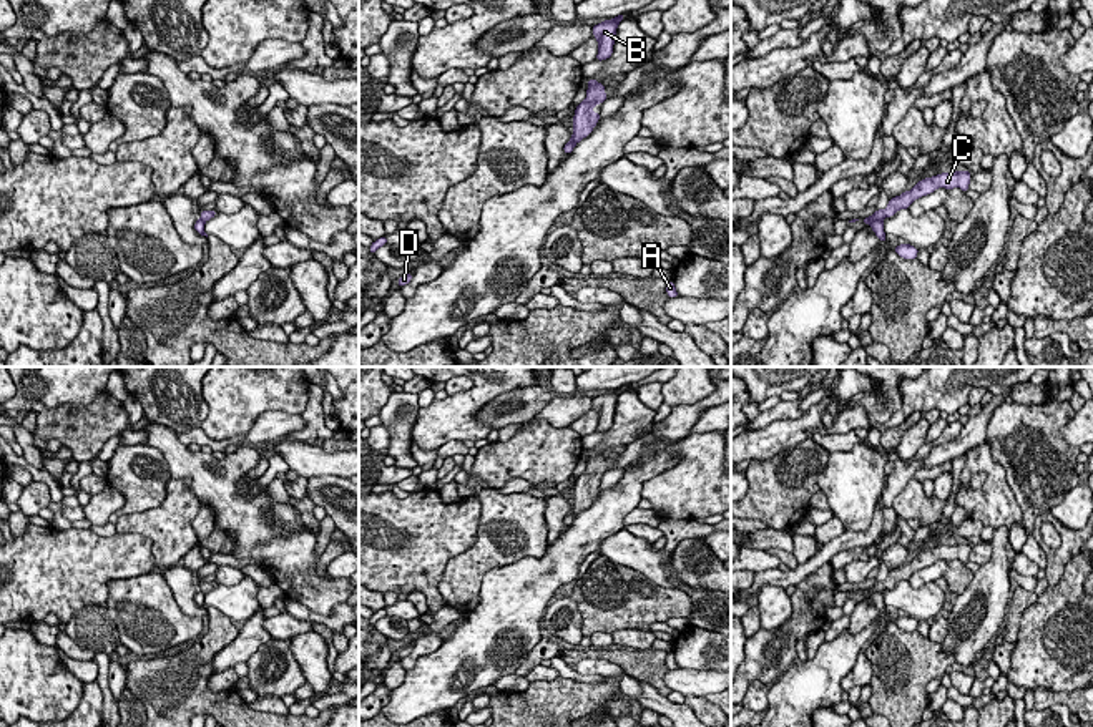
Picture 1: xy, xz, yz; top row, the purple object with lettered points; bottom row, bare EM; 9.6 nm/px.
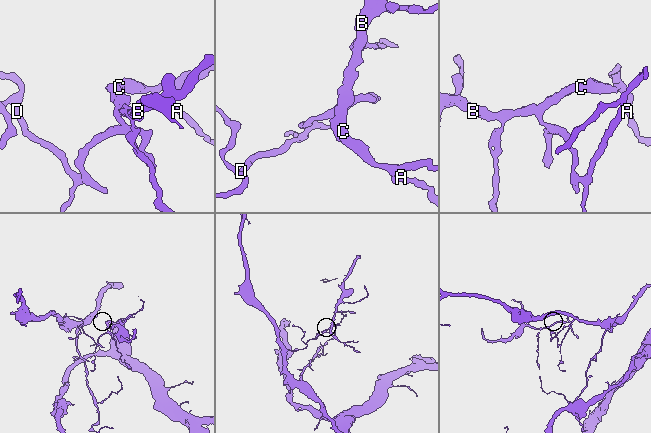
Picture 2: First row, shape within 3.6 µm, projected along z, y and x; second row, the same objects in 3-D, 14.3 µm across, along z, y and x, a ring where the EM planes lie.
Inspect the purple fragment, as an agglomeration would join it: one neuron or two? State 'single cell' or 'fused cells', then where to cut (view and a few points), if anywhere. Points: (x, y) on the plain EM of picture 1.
fused cells | yz (882, 590), (869, 595)

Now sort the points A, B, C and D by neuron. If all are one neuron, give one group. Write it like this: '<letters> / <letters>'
A B C / D

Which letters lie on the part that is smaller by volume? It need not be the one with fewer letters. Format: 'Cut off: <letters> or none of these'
Cut off: A, B, C

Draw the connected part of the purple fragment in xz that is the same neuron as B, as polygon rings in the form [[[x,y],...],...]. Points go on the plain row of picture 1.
[[[625,385],[611,392],[605,392],[598,397],[593,397],[593,408],[598,412],[598,427],[596,432],[608,432],[613,425],[615,407],[618,395],[625,392]]]

